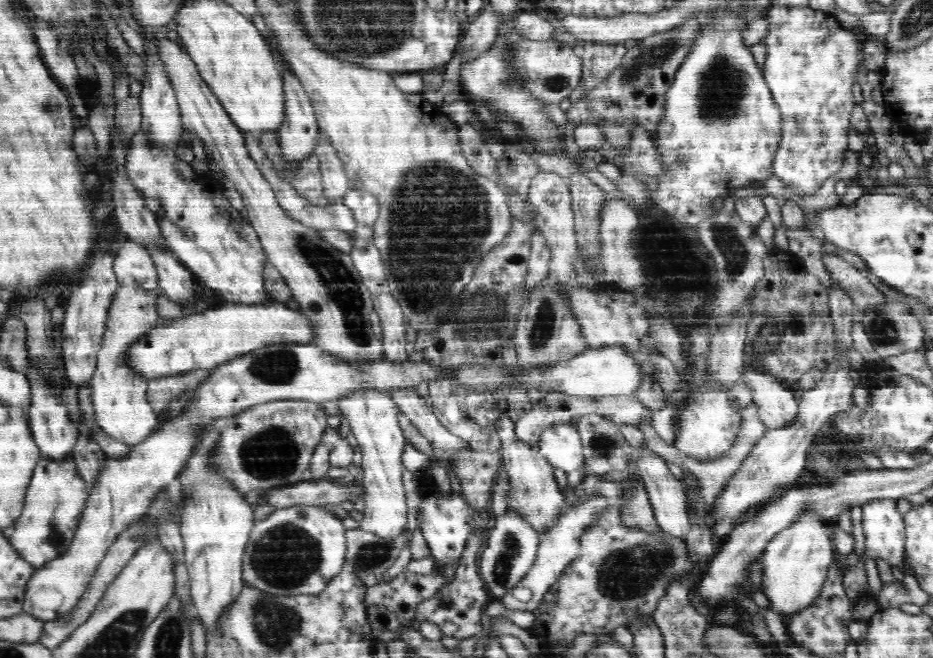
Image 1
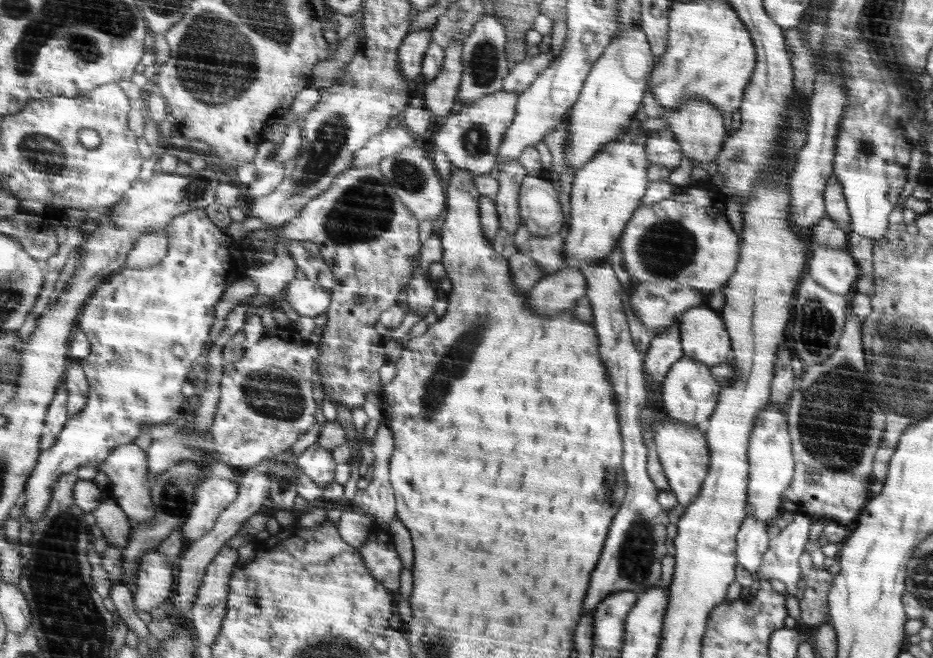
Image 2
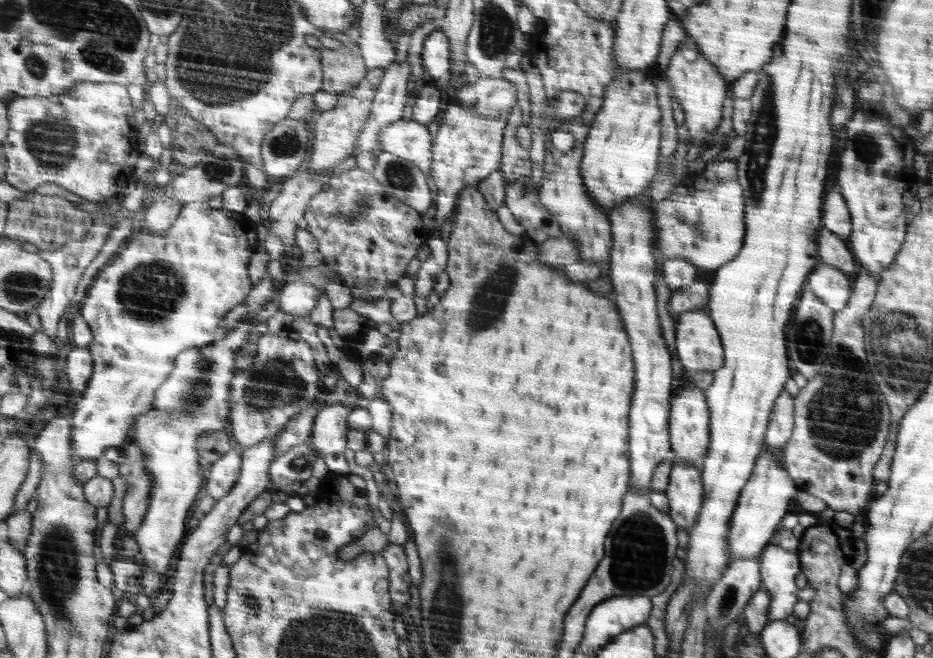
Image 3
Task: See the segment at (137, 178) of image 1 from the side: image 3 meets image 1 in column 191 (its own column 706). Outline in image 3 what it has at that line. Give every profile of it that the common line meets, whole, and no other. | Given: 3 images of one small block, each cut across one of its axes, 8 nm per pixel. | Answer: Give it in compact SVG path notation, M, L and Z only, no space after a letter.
M737 159L722 160L708 163L699 173L688 173L678 183L672 196L656 202L654 206L654 226L658 233L658 252L664 253L666 259L684 257L698 267L700 272L716 273L722 265L734 260L744 246L745 223L745 192L738 179Z

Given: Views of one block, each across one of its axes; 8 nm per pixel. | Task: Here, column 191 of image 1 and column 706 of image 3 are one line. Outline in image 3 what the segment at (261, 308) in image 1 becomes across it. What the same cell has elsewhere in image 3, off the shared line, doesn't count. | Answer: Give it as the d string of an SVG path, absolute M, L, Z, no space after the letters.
M700 309L682 313L675 329L678 358L686 372L715 371L725 362L724 344L713 319Z

